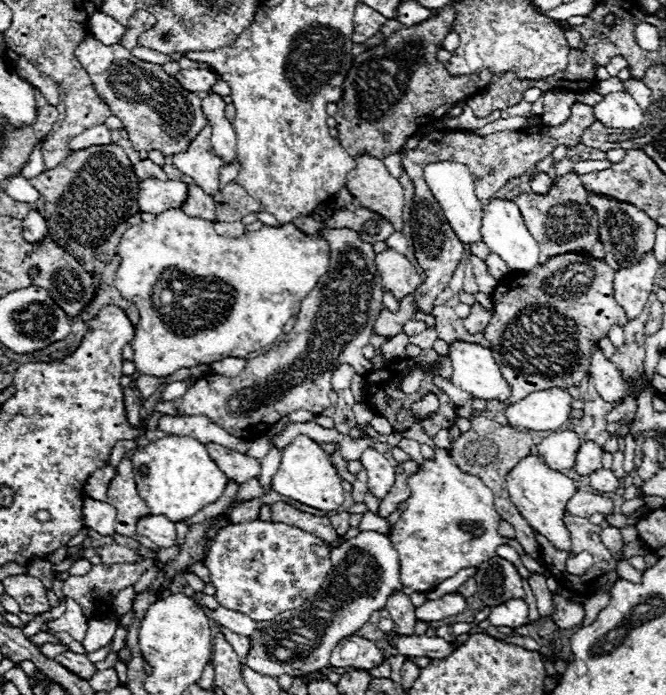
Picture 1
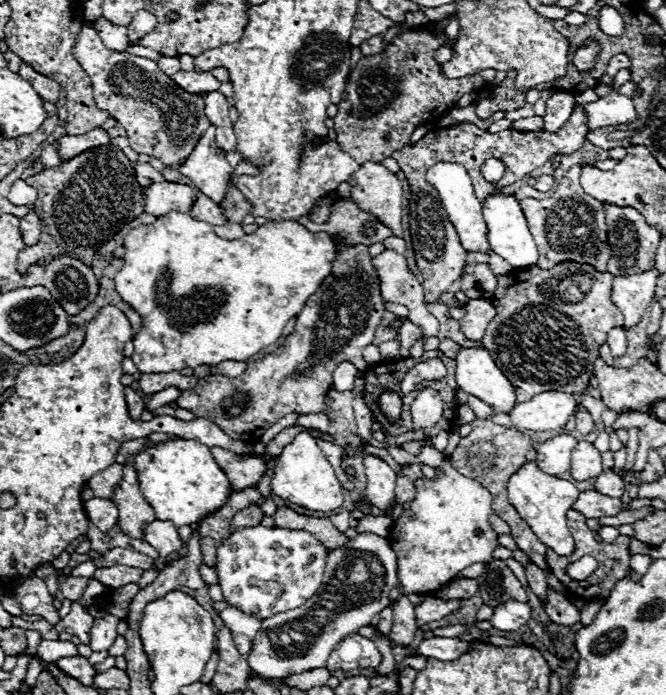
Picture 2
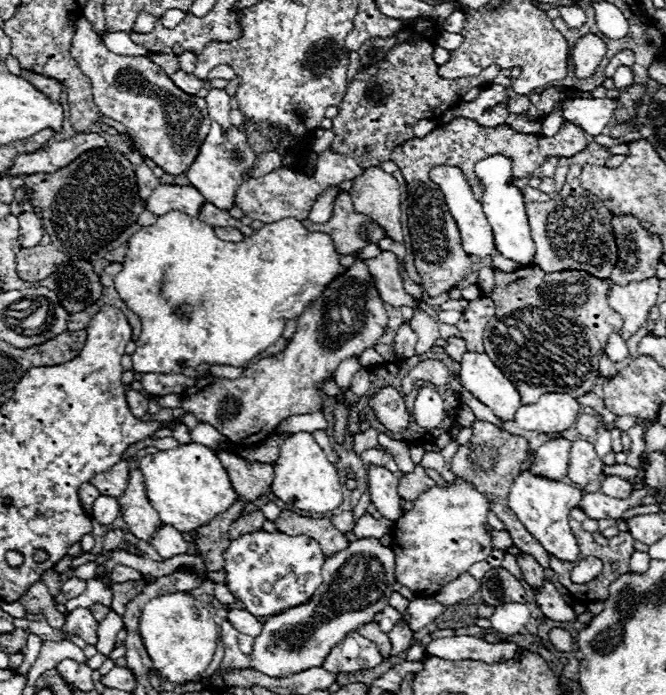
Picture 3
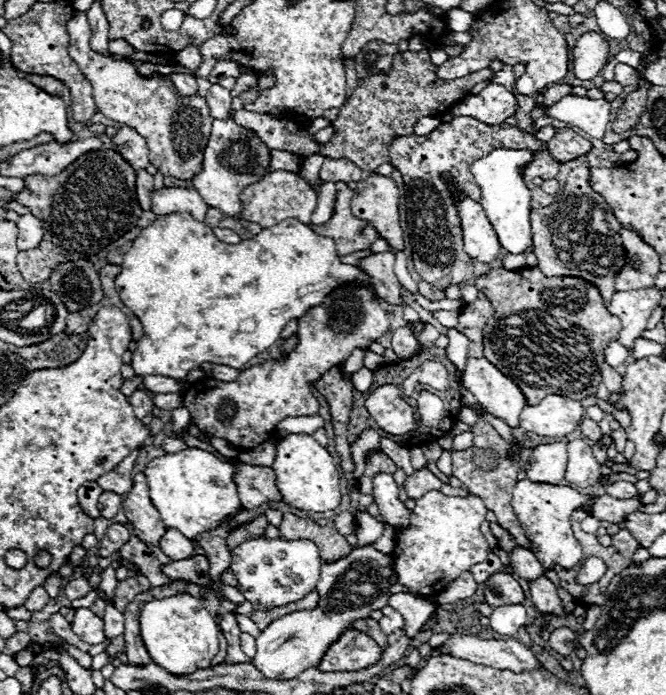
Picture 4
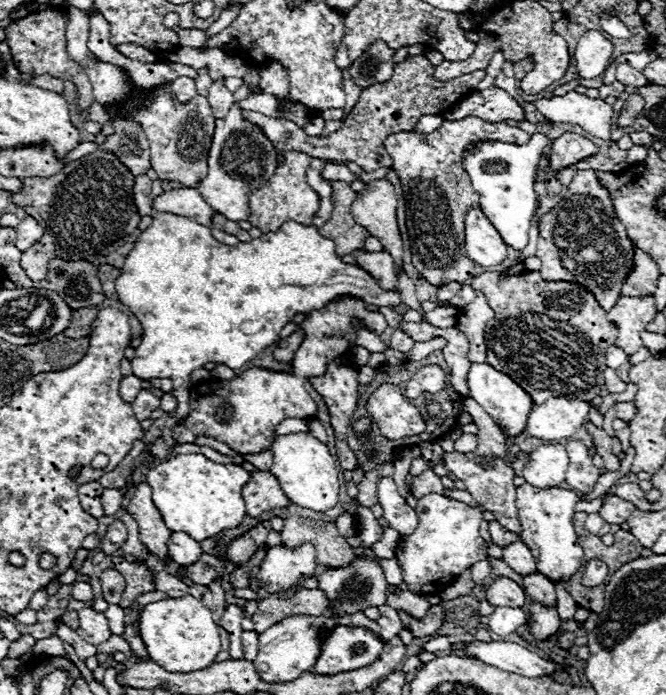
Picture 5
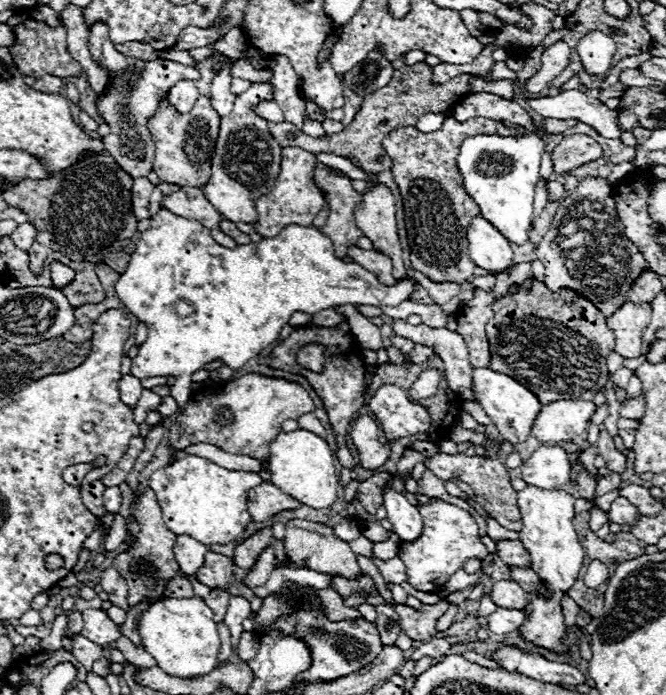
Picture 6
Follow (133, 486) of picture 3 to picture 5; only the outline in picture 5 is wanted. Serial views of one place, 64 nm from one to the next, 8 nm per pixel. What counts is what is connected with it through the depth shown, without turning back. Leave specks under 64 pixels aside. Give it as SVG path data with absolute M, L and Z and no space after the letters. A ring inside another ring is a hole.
M138 484L128 502L128 512L136 518L140 528L140 542L146 546L150 554L154 554L160 562L170 558L168 540L170 530L166 528L158 508L152 502L152 488L148 484Z

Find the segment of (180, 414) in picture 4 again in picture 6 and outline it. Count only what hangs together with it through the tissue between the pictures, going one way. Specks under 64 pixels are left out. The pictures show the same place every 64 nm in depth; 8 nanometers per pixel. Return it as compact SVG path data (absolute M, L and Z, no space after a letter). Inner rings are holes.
M164 210L166 214L156 214L152 216L152 228L142 232L140 242L136 244L136 252L132 254L126 272L118 278L116 282L116 294L122 300L122 304L140 320L148 326L148 340L140 346L140 352L136 358L132 358L132 370L130 374L136 378L148 378L148 376L174 376L176 378L176 400L180 404L180 408L184 408L190 400L190 376L196 370L202 370L204 364L212 362L212 360L222 360L226 366L230 368L242 368L250 358L254 358L256 354L262 352L262 348L266 348L268 344L272 344L274 340L278 340L278 332L282 330L284 324L288 324L290 314L294 312L306 312L306 314L314 314L326 308L336 308L342 304L354 304L354 306L398 306L404 300L410 300L410 296L414 294L418 282L414 278L410 280L400 280L394 286L384 286L381 284L373 273L356 262L342 262L336 254L334 254L334 244L314 226L298 226L298 224L290 224L288 228L284 228L278 236L274 238L262 238L260 242L252 242L246 246L236 246L236 248L224 248L220 244L216 244L210 236L210 230L204 228L200 222L196 220L188 220L182 216L172 214L170 210Z

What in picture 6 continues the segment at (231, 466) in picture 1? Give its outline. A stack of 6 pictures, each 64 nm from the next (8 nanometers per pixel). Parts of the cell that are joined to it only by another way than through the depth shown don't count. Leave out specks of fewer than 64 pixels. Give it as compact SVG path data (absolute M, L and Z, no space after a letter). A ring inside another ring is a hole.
M262 482L260 486L252 488L248 492L248 500L250 500L250 516L254 522L264 522L278 512L296 510L302 506L298 504L298 500L294 500L292 496L284 494L282 490L278 490L274 484L268 482Z

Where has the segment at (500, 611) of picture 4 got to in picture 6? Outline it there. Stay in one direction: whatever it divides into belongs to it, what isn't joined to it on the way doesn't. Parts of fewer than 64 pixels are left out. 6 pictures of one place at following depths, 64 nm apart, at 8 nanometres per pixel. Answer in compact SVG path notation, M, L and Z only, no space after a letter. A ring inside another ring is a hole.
M498 608L488 616L488 630L494 634L508 634L512 630L518 630L526 620L526 614L522 610L508 610Z

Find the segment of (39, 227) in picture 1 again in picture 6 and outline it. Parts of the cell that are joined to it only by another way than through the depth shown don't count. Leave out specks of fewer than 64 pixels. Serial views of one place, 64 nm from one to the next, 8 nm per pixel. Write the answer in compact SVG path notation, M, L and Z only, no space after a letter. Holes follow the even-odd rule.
M30 222L20 224L20 226L12 232L10 238L12 238L12 242L14 242L16 248L20 248L20 250L28 250L28 248L32 246L34 238L36 238L36 228L34 228Z

